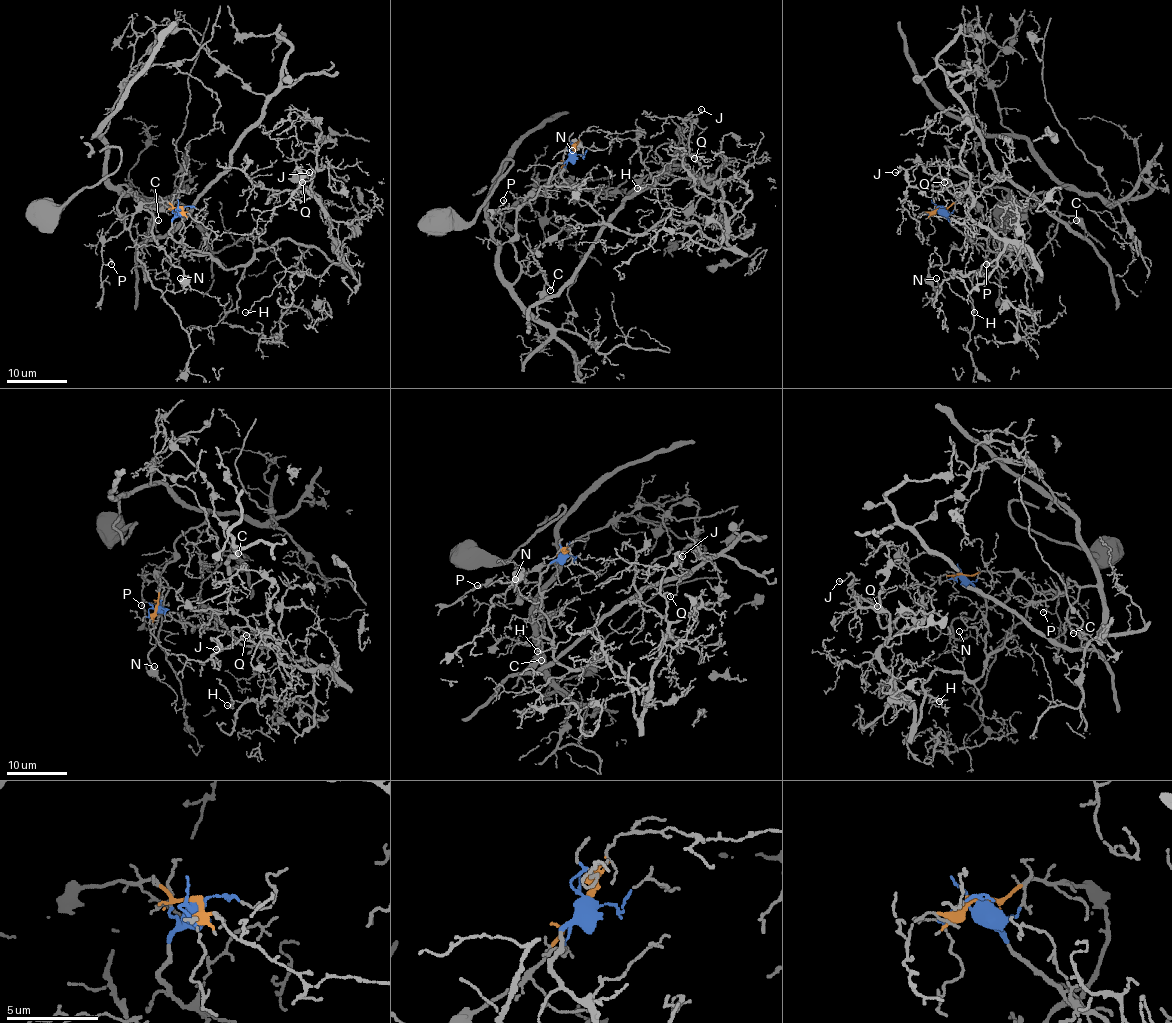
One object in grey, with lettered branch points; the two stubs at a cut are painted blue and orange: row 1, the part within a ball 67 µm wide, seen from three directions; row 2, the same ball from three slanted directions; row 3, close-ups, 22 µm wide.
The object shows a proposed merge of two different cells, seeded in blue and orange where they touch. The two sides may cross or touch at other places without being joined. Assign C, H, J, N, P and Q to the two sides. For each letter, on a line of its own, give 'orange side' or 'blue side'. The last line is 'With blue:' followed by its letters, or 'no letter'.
C: orange side
H: blue side
J: blue side
N: orange side
P: orange side
Q: blue side
With blue: H, J, Q

